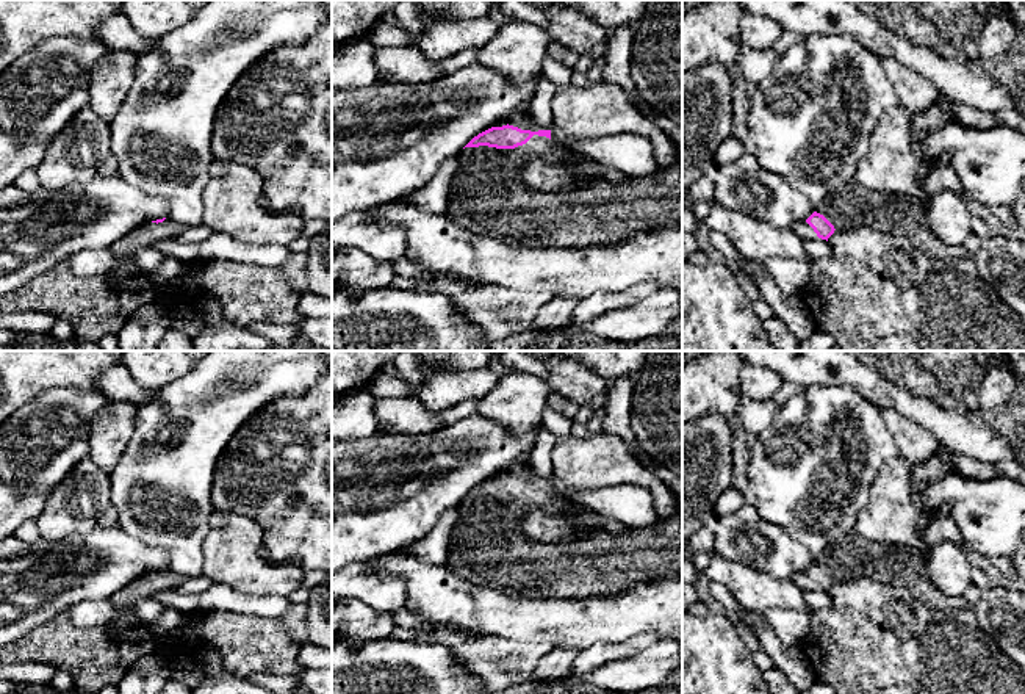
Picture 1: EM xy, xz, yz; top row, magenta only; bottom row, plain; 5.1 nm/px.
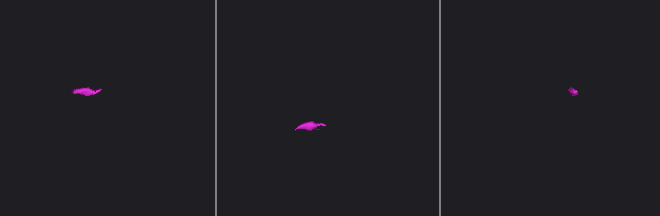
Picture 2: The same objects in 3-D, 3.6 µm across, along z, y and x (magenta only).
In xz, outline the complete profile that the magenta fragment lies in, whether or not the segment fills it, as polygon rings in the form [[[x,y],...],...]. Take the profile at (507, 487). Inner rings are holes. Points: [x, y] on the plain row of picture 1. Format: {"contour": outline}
{"contour": [[[524,462],[474,487],[457,506],[457,520],[449,531],[455,542],[449,556],[466,580],[524,598],[579,600],[590,595],[628,592],[642,584],[682,577],[682,515],[657,517],[649,526],[626,526],[621,534],[577,530],[566,544],[541,544],[520,533],[520,522],[530,509],[546,514],[566,512],[576,503],[551,490],[551,481],[530,483]]]}

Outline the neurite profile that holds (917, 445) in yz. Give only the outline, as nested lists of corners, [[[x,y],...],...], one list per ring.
[[[878,407],[878,410],[900,448],[900,456],[912,467],[928,462],[937,453],[939,440],[922,425],[892,407]]]

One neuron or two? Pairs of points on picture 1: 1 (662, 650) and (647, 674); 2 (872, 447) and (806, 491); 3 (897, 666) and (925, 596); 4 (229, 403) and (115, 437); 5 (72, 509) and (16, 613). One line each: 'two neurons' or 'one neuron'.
1: one neuron
2: one neuron
3: two neurons
4: two neurons
5: two neurons

